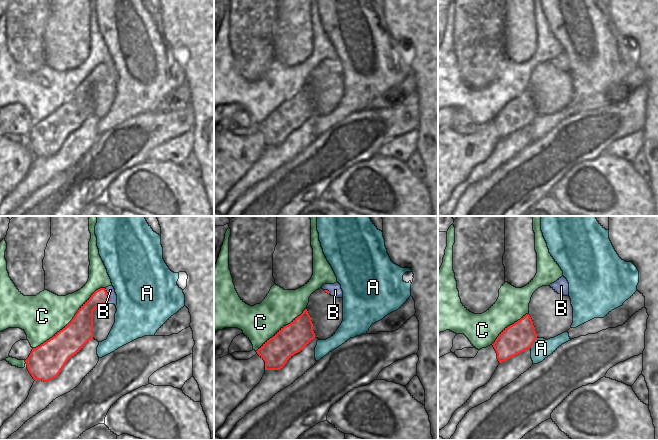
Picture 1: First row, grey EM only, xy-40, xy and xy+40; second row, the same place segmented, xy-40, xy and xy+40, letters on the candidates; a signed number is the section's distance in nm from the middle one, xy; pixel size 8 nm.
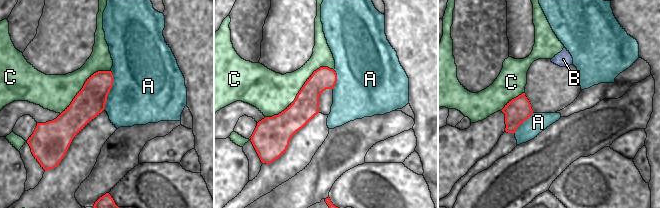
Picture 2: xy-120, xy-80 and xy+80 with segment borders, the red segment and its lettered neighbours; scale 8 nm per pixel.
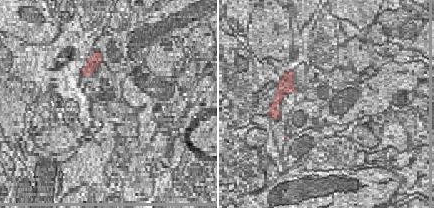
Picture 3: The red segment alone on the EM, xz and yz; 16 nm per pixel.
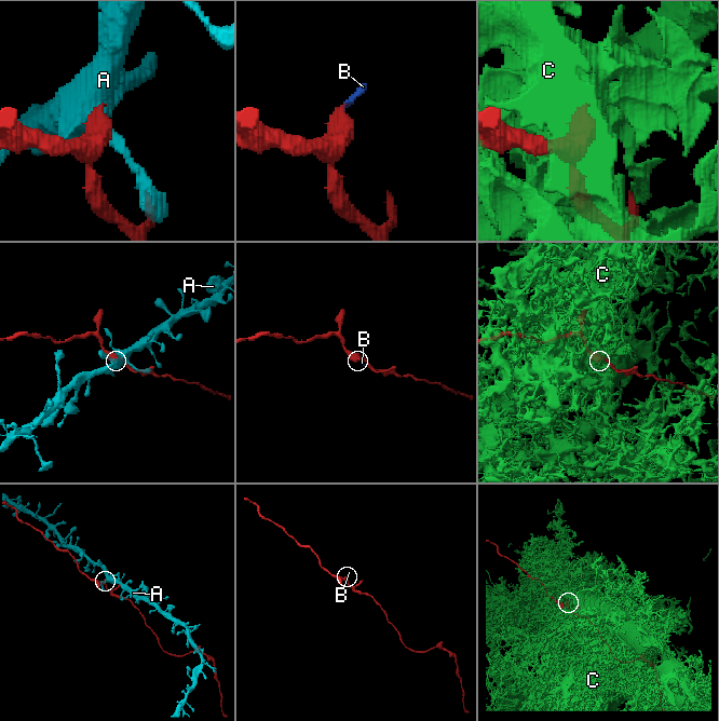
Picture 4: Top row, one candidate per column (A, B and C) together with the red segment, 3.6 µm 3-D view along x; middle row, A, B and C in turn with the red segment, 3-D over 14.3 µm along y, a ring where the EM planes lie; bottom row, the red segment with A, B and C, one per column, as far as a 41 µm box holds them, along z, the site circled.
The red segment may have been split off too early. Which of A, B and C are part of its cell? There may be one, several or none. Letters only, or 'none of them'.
B

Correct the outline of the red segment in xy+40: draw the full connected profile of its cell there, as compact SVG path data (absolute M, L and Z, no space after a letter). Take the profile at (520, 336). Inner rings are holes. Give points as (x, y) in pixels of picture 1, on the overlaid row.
M529 314L505 328L492 344L499 363L502 363L528 349L537 339L537 333Z

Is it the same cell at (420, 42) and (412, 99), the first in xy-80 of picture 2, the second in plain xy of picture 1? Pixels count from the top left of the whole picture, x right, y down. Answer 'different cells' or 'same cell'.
different cells

